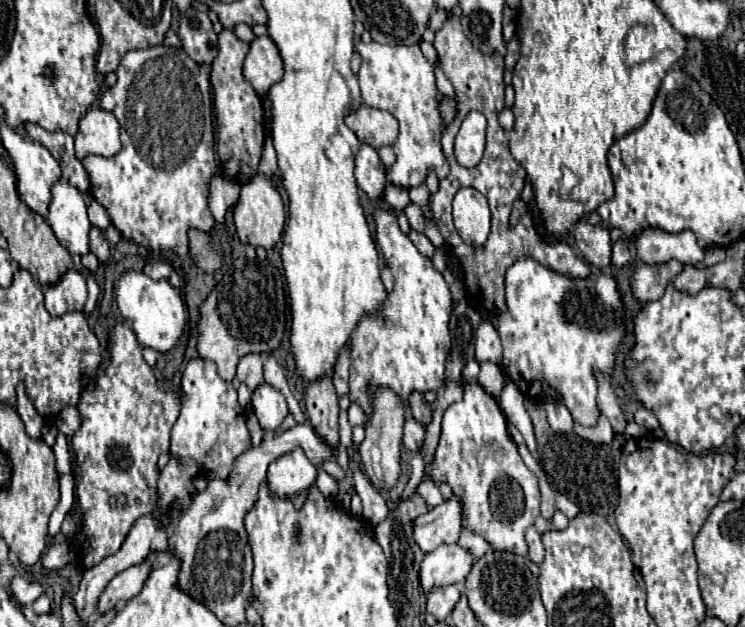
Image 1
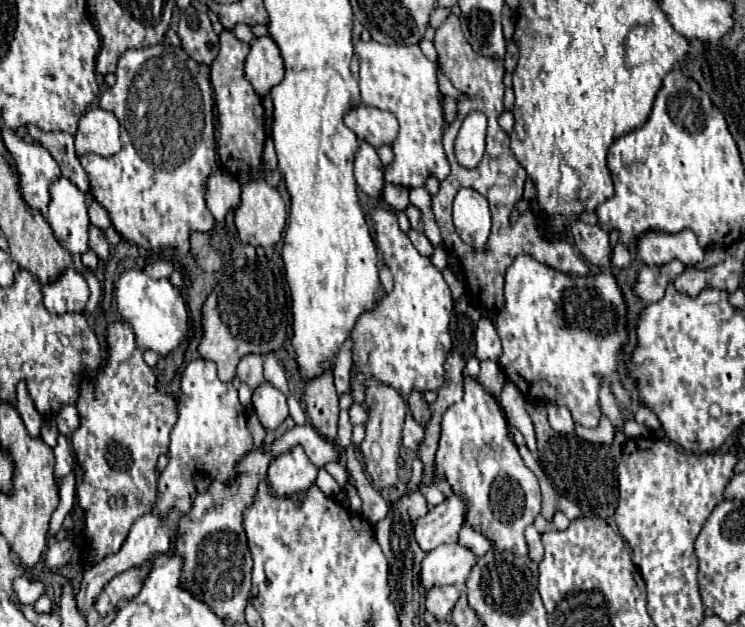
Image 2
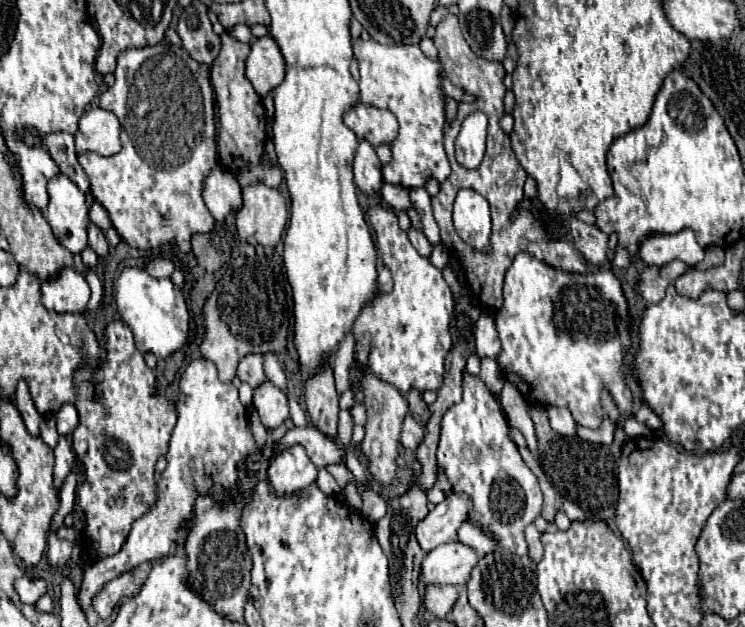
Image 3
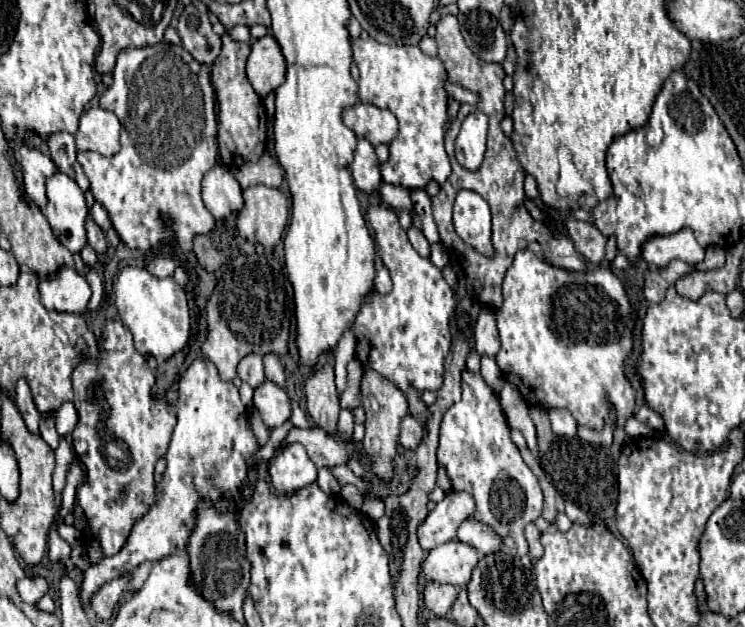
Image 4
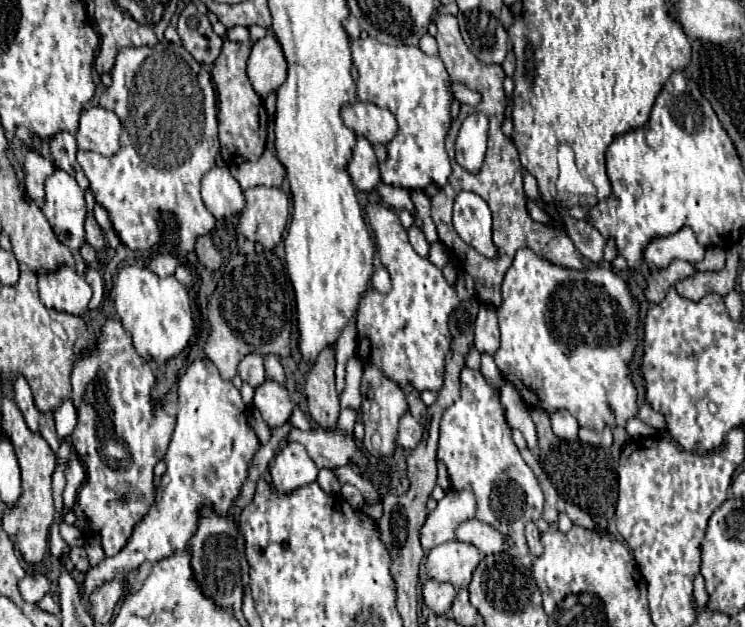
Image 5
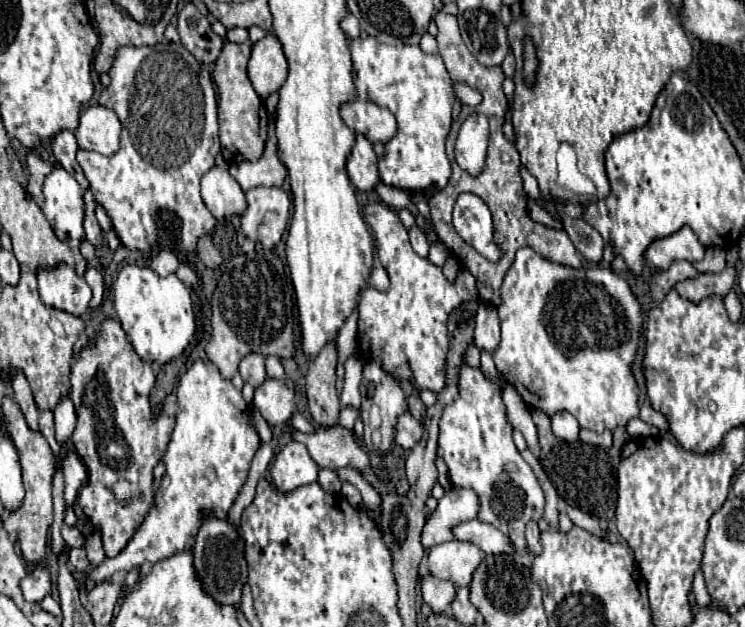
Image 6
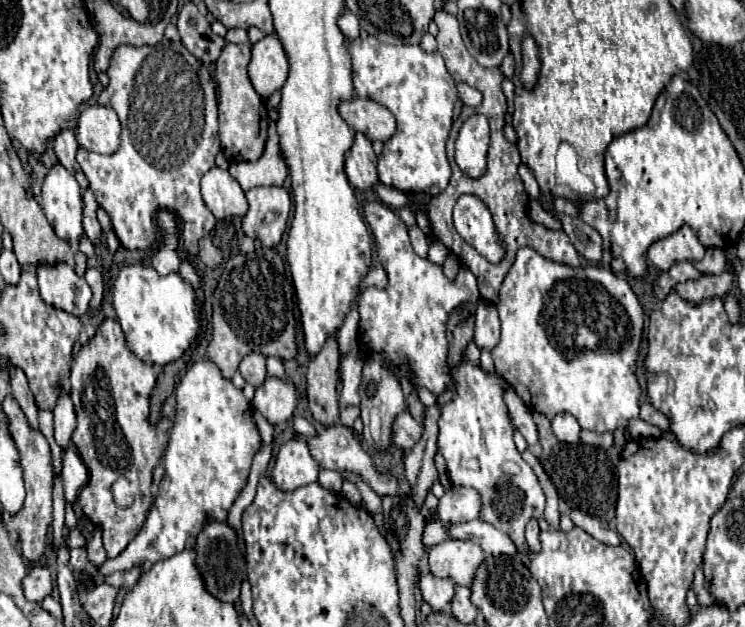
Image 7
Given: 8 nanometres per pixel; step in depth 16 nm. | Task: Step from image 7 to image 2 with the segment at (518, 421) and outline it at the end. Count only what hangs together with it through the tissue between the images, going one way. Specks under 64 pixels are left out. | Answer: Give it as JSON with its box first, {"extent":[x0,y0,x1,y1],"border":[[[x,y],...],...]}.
{"extent":[500,382,536,456],"border":[[[506,382],[504,384],[504,390],[500,394],[500,406],[506,414],[506,420],[508,424],[516,426],[524,440],[526,440],[526,446],[528,450],[536,456],[536,436],[534,436],[534,426],[532,426],[532,420],[526,412],[526,404],[524,404],[524,396],[522,392],[516,388],[516,384],[512,382]]]}

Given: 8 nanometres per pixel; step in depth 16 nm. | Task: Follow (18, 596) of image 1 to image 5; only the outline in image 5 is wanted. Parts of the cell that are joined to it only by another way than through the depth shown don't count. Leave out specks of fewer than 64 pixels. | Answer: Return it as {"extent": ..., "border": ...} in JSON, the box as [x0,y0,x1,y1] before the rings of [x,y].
{"extent":[18,574,50,602],"border":[[[34,574],[34,576],[26,576],[18,582],[18,590],[22,594],[22,600],[24,602],[40,602],[40,598],[44,594],[48,594],[50,590],[50,582],[46,576],[42,574]]]}

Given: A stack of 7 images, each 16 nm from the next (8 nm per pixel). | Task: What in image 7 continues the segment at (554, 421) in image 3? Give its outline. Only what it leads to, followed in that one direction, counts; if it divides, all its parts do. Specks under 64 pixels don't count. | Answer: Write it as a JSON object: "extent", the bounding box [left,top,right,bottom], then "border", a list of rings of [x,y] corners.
{"extent":[552,412,580,444],"border":[[[562,412],[552,418],[552,430],[554,430],[556,438],[562,442],[568,442],[568,444],[580,442],[580,424],[568,412]]]}

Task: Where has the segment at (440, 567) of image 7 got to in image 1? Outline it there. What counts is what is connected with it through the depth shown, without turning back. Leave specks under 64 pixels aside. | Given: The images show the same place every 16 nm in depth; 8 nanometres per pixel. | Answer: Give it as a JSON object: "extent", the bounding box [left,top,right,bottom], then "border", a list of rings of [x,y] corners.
{"extent":[420,544,474,594],"border":[[[442,544],[424,556],[420,566],[420,586],[424,594],[438,586],[464,584],[474,558],[470,552],[460,548],[458,544]]]}

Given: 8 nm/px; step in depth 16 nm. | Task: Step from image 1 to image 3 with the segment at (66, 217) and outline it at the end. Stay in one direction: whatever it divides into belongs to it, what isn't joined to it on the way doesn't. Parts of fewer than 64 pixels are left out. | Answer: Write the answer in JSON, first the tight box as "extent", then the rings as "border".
{"extent":[44,174,88,254],"border":[[[64,174],[48,184],[50,202],[44,212],[54,236],[72,254],[80,254],[88,246],[88,206],[80,188]]]}

